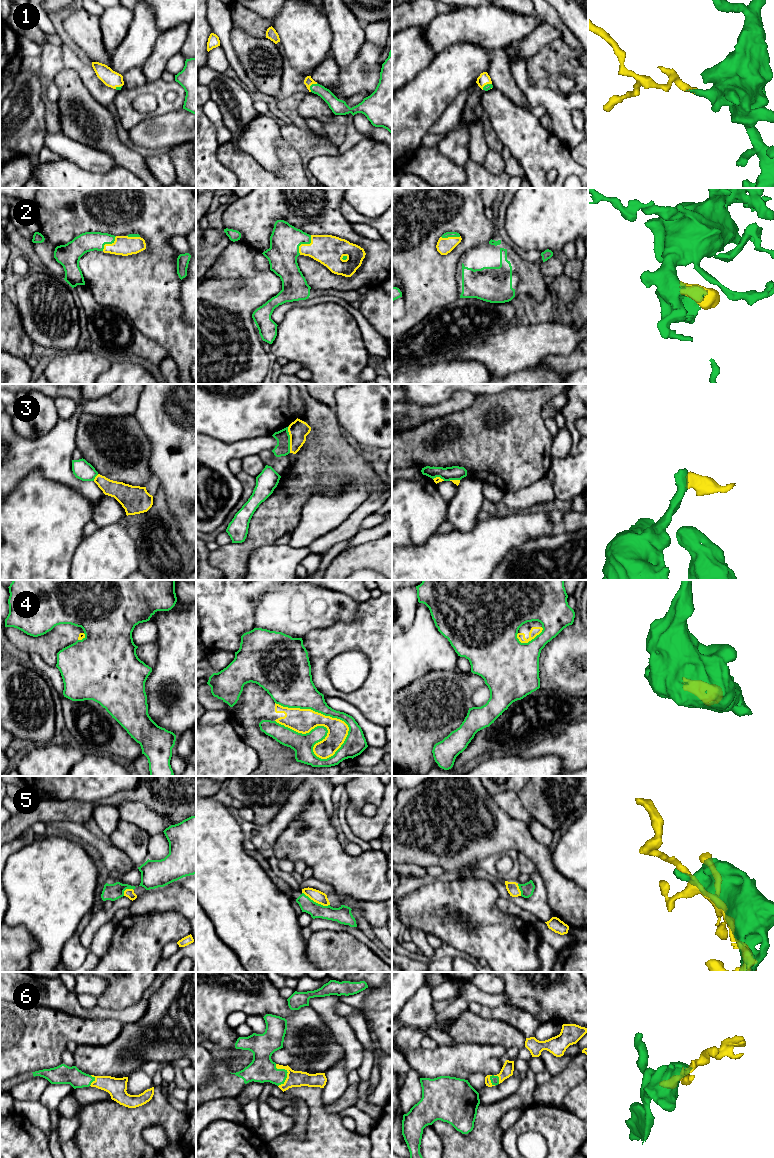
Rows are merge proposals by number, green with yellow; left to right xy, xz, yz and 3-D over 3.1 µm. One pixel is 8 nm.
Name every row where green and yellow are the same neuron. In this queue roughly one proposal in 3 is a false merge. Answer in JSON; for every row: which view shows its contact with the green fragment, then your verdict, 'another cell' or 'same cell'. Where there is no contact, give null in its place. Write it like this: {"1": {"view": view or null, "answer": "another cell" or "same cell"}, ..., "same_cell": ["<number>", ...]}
{"1": {"view": "xz", "answer": "same cell"}, "2": {"view": "xz", "answer": "same cell"}, "3": {"view": "xz", "answer": "another cell"}, "4": {"view": "xz", "answer": "another cell"}, "5": {"view": "xz", "answer": "another cell"}, "6": {"view": "xz", "answer": "same cell"}, "same_cell": ["1", "2", "6"]}

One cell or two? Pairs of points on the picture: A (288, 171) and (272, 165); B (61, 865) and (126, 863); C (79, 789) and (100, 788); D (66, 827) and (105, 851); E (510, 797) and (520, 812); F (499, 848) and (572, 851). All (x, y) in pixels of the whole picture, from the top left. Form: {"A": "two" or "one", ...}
{"A": "two", "B": "two", "C": "one", "D": "one", "E": "one", "F": "two"}

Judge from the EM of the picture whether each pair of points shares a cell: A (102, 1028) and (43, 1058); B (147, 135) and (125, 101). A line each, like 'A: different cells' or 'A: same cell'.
A: same cell
B: different cells

